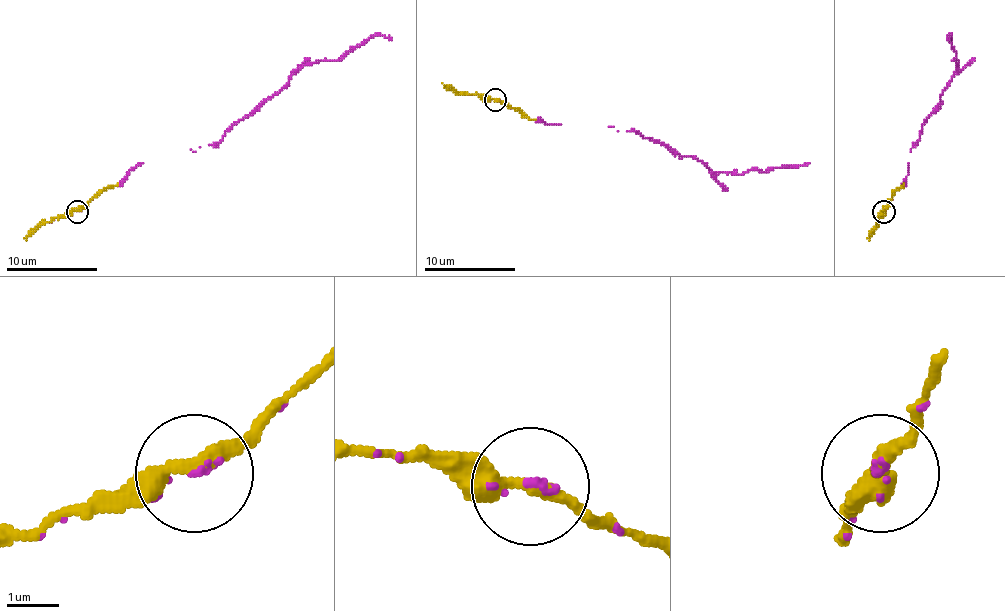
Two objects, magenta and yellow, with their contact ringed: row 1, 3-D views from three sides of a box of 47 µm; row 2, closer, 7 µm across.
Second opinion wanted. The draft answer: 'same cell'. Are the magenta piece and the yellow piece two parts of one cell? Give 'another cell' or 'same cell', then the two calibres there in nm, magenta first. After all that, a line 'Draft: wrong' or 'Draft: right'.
same cell | 90/300 nm
Draft: right

